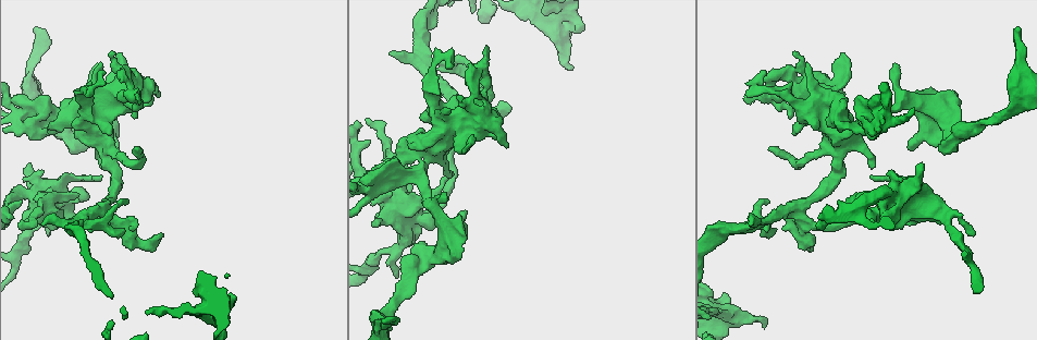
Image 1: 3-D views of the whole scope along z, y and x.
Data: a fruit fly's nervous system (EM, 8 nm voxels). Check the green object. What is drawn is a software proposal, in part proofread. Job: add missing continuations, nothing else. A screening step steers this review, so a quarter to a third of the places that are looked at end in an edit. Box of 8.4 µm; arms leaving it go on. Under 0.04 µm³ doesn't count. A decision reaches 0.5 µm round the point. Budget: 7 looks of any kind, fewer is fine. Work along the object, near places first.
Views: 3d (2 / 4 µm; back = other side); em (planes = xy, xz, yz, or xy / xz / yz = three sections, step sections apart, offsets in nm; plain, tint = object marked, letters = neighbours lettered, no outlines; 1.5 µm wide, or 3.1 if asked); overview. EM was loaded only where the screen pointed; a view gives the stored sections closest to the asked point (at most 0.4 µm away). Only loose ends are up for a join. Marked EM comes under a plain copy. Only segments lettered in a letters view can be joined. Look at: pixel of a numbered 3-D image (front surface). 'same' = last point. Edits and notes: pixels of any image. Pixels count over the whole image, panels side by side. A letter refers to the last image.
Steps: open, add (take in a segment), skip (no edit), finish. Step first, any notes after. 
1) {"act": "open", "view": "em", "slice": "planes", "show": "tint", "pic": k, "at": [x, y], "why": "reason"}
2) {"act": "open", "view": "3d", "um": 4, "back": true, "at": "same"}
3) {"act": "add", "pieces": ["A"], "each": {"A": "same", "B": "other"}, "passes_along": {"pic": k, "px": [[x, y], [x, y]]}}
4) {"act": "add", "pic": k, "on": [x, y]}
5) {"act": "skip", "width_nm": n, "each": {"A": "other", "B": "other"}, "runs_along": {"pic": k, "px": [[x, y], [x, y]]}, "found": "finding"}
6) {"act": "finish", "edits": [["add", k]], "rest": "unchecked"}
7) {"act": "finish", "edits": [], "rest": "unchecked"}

{"act": "open", "view": "em", "slice": "xy", "step": 4, "show": "tint", "pic": 1, "at": [384, 323], "why": "an open end"}

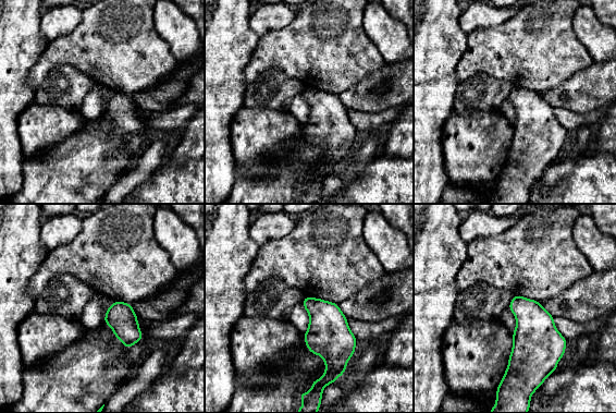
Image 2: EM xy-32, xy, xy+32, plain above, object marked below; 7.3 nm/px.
{"act": "open", "view": "em", "slice": "xy", "step": 4, "show": "letters", "at": "same"}

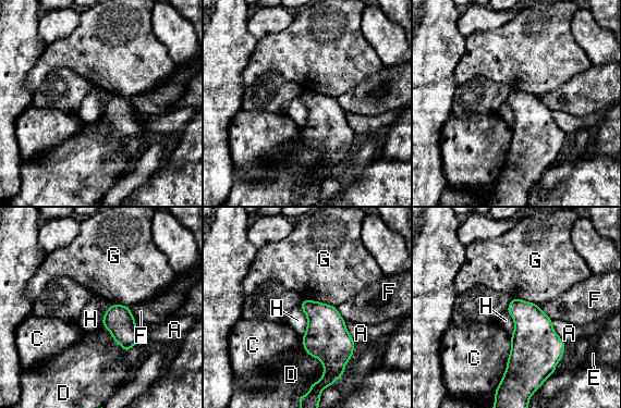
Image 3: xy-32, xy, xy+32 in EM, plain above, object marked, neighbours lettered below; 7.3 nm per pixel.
{"act": "skip", "longest_contact_nm": ["C", 380], "each": {"A": "other", "C": "other", "D": "other", "E": "other", "F": "other", "G": "other", "H": "other"}, "border": {"pic": 3, "px": [[538, 306], [552, 319]]}, "found": "no lettered segment goes on from it"}

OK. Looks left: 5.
{"act": "open", "view": "3d", "um": 2, "pic": 1, "at": [445, 196], "why": "free end"}

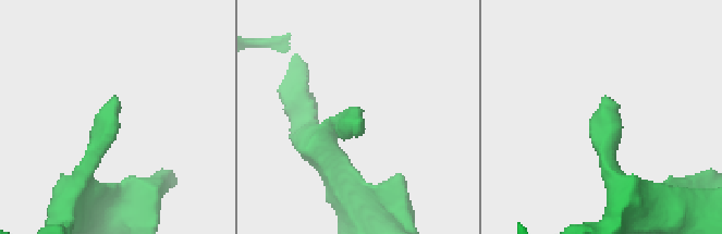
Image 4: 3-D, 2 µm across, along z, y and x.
{"act": "open", "view": "em", "um": 3.1, "slice": "xy", "step": 16, "show": "tint", "pic": 4, "at": [362, 120]}

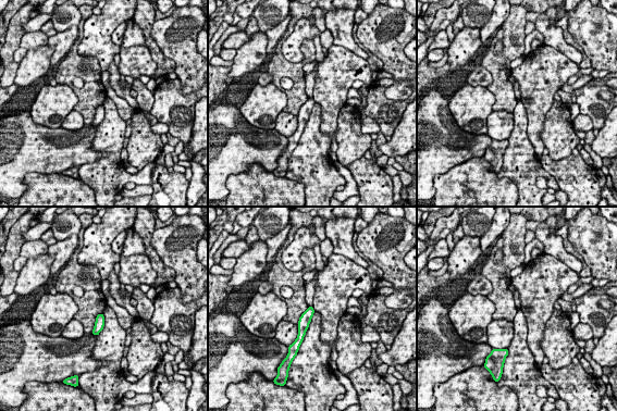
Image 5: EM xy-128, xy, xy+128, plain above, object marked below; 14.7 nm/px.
{"act": "open", "view": "em", "um": 3.1, "slice": "planes", "show": "letters", "at": "same", "why": "another direction"}

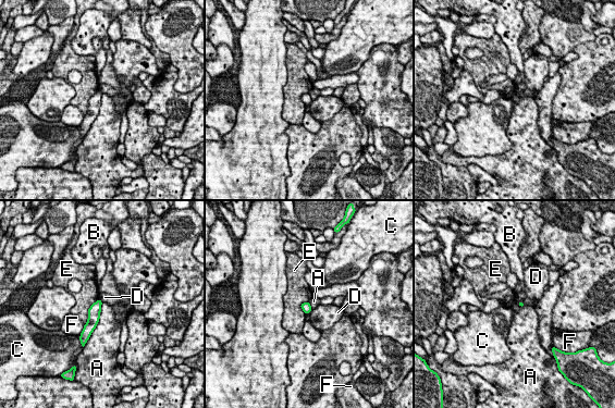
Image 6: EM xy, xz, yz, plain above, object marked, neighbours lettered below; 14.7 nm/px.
{"act": "skip", "each": {"A": "other", "B": "other", "C": "other", "D": "other", "E": "other", "F": "other"}, "found": "none of them fits"}

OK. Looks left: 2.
{"act": "open", "view": "em", "slice": "xy", "step": 4, "show": "letters", "pic": 1, "at": [116, 145], "why": "branch stops here"}

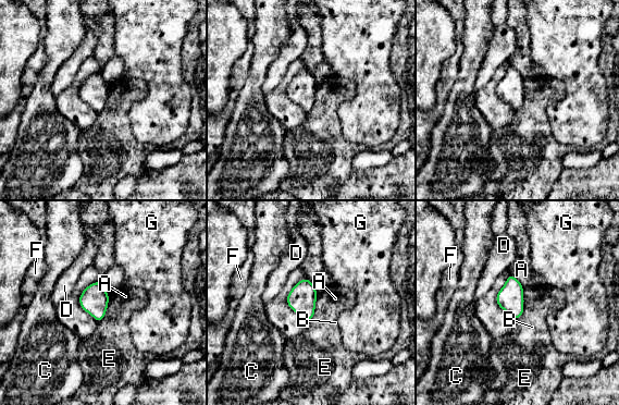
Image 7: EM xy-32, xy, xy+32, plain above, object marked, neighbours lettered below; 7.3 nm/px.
{"act": "skip", "each": {"A": "other", "B": "other", "C": "other", "D": "other", "E": "other", "F": "other", "G": "other"}, "found": "no lettered segment goes on from it"}

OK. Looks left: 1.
{"act": "finish", "edits": [], "rest": "unchecked"}

